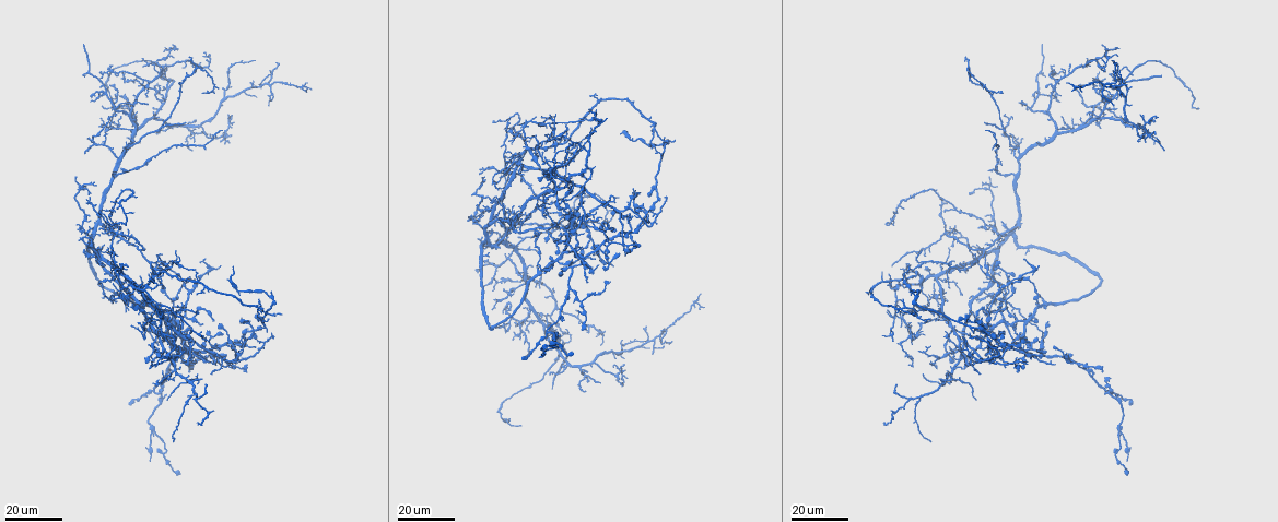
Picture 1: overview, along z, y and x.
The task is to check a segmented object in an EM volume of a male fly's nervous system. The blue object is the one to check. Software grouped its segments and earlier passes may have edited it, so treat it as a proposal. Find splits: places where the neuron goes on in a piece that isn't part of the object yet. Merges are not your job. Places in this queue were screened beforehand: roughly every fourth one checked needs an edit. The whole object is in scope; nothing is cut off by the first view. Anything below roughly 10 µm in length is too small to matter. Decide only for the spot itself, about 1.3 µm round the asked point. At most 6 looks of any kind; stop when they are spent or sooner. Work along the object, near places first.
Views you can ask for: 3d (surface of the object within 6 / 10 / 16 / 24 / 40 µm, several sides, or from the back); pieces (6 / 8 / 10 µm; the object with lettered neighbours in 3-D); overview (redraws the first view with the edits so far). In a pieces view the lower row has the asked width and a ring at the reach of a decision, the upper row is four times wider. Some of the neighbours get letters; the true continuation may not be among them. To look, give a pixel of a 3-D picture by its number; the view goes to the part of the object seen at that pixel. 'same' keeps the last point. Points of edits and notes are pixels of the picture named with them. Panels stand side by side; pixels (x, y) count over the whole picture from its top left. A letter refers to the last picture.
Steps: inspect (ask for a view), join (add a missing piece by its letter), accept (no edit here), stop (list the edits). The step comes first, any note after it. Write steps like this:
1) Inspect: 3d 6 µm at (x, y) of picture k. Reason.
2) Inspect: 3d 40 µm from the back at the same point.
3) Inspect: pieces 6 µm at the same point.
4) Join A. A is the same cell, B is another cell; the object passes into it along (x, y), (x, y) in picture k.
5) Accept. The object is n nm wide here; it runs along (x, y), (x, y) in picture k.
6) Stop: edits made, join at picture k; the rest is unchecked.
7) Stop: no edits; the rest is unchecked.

Inspect: 3d 24 µm at (551, 388) of picture 1. End of a long branch.

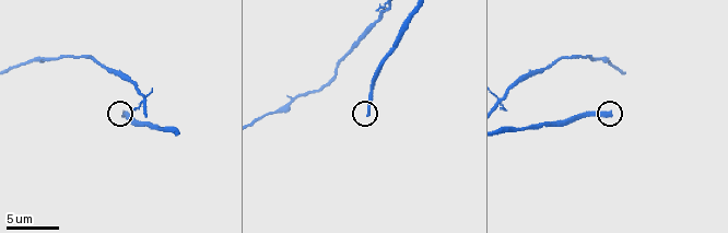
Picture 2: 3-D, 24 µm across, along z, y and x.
Inspect: 3d 6 µm at (367, 115) of picture 2.

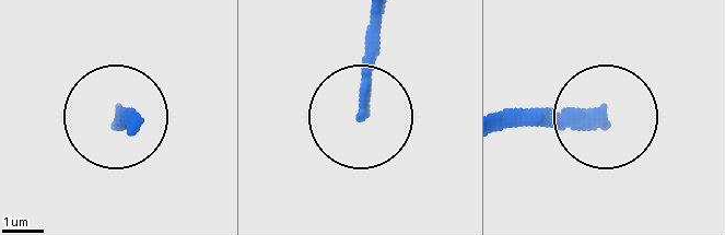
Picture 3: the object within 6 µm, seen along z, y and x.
Inspect: pieces 6 µm at (600, 124) of picture 3.

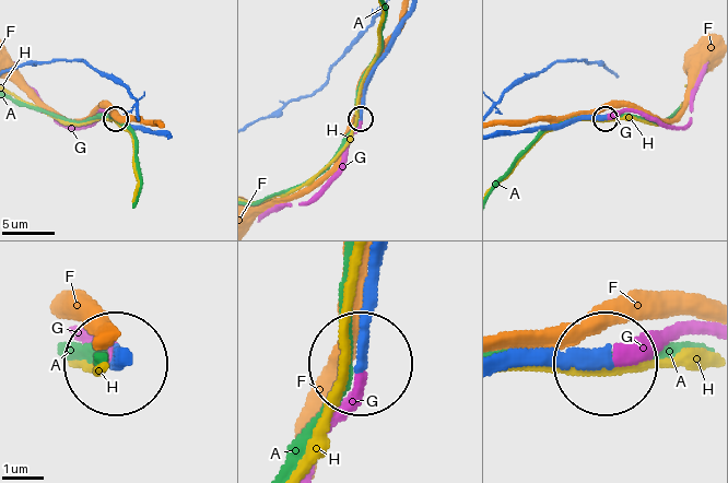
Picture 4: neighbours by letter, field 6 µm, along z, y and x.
Join G. G is the same cell, A, F and H are other cells; the object passes into it along (501, 362), (643, 362), (706, 330) in picture 4; the neuron continues.

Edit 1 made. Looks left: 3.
Inspect: overview.

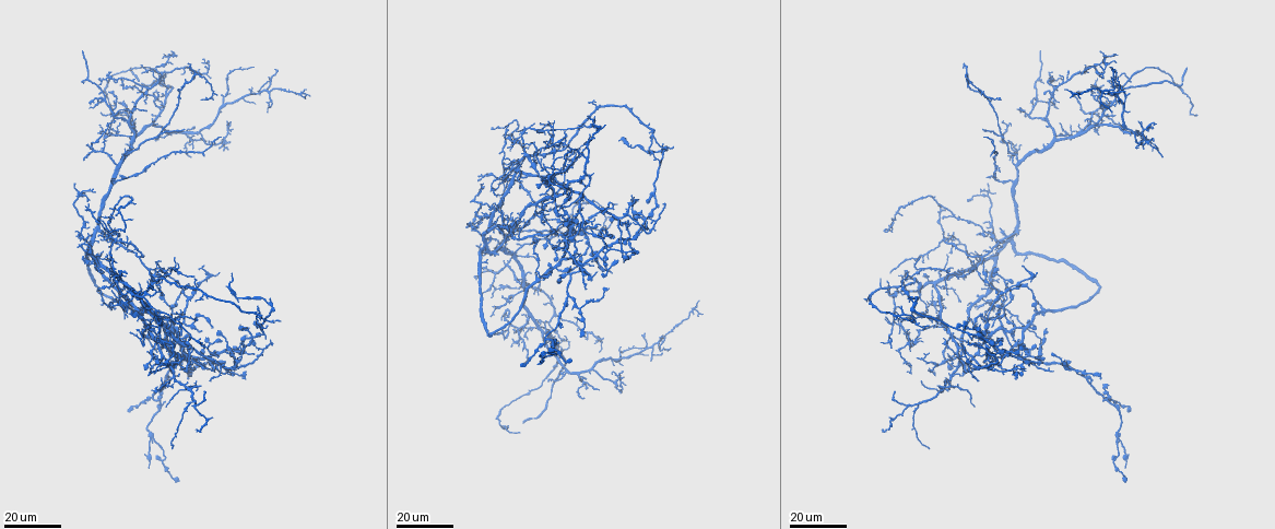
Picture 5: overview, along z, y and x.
Inspect: 3d 16 µm at (88, 103) of picture 5.

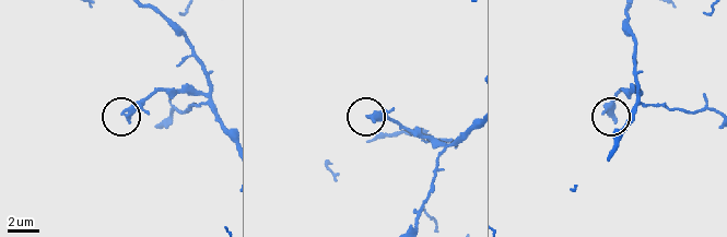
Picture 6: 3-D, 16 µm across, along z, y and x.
Inspect: pieces 8 µm at (368, 114) of picture 6.

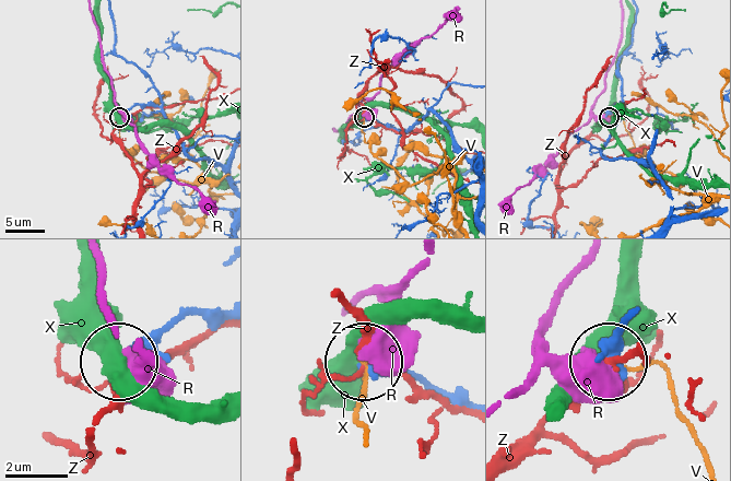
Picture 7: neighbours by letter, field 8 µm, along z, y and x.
Accept. R, V, X and Z are other cells; none of them fits.

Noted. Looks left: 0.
Stop: edits made, join at picture 4; the rest is unchecked.

